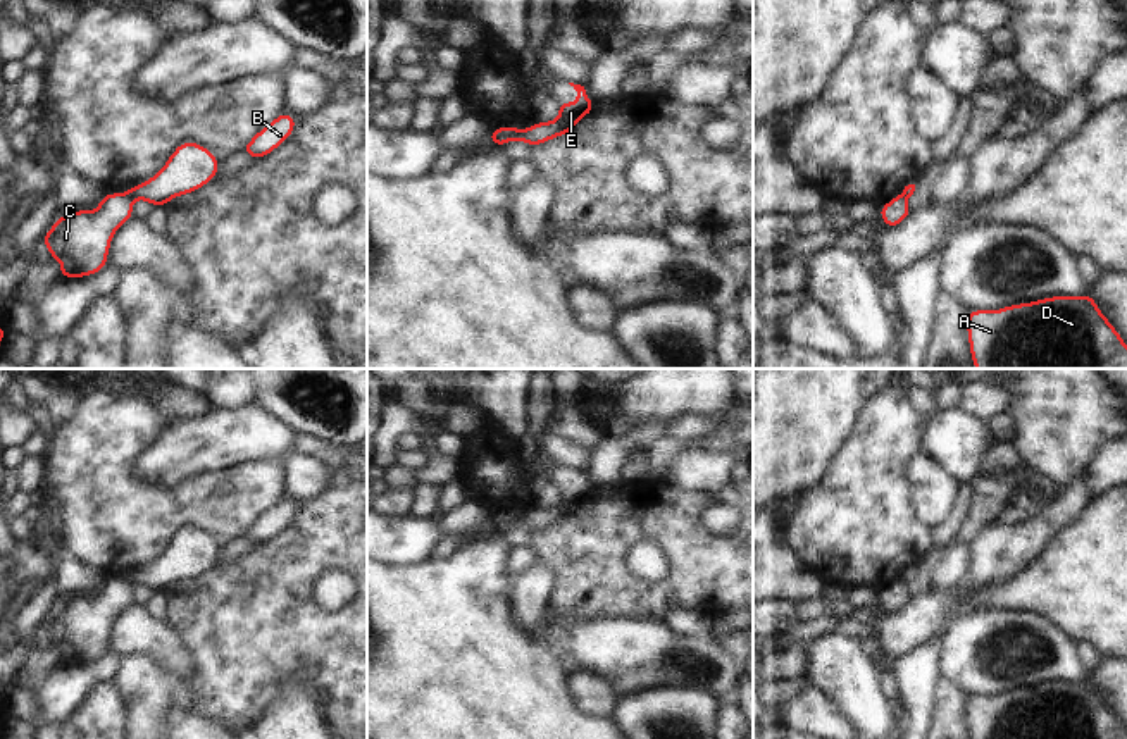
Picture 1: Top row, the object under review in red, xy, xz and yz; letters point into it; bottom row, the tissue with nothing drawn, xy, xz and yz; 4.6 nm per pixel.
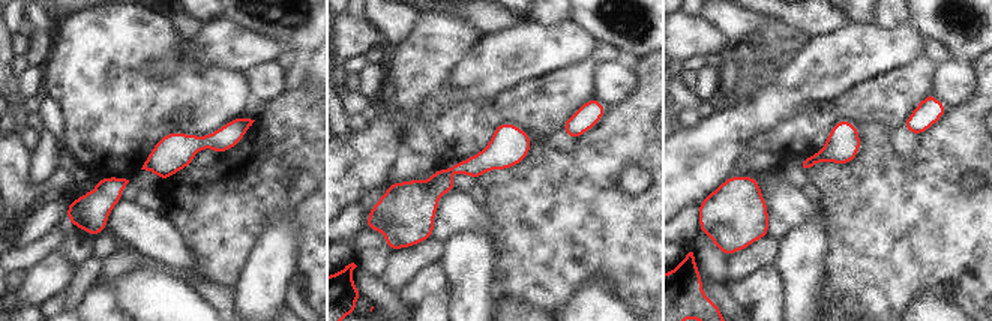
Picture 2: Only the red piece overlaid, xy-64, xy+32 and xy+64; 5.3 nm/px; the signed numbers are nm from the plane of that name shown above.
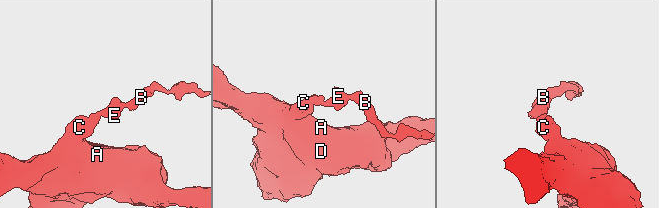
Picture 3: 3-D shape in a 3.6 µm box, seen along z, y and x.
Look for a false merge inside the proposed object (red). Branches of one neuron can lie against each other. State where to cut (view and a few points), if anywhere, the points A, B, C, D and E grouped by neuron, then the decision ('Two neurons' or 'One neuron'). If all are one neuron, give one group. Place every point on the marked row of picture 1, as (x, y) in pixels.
Split along xy (126, 192), (133, 200). Groups: A C D / B E. Two neurons.

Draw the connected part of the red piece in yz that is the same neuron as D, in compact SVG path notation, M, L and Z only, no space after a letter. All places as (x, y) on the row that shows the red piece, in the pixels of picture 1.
M1089 293L968 310L967 336L975 369L1127 369L1127 345Z

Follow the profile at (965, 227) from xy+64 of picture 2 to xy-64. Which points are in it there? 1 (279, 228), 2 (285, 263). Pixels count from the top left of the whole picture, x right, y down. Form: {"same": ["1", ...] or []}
{"same": []}

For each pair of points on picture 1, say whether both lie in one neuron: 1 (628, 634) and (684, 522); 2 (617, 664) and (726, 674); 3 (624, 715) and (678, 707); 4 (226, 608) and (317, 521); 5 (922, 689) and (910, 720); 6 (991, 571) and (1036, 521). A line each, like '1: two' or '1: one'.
1: two
2: one
3: one
4: one
5: one
6: one

